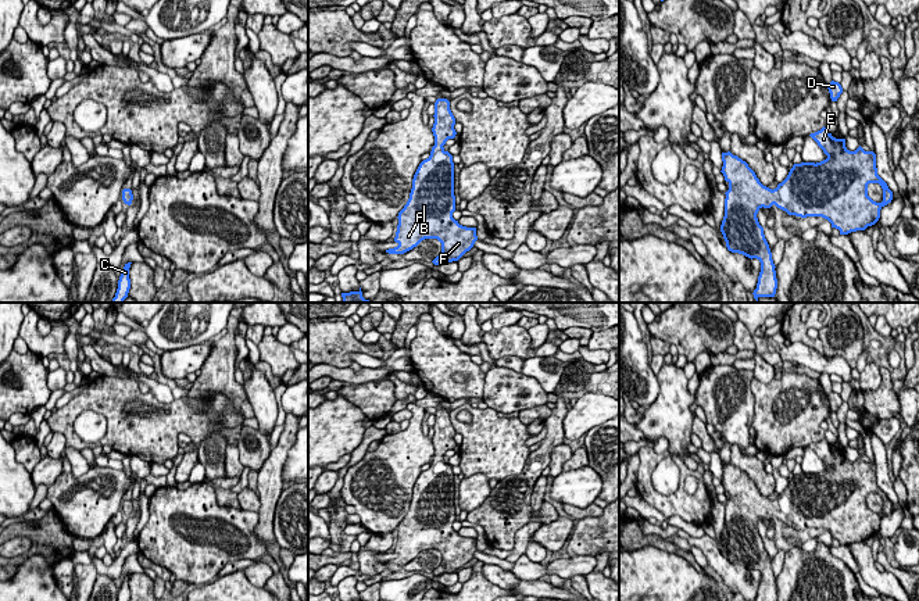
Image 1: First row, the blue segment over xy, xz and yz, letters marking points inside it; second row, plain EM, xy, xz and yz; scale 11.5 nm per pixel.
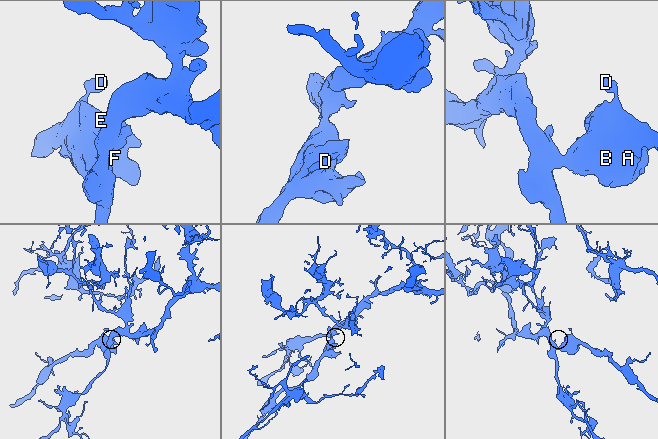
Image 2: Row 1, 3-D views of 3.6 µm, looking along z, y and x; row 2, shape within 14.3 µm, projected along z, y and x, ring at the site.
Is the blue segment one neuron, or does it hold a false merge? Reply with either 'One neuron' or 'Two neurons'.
One neuron

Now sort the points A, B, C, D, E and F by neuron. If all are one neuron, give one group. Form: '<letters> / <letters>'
A B C D E F

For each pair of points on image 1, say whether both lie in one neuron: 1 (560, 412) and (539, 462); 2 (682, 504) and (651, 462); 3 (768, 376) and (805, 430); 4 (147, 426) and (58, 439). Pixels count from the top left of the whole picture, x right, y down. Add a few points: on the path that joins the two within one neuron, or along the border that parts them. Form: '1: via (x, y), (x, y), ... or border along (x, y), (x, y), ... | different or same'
1: via (554, 425), (554, 437), (544, 450) | same
2: via (667, 504), (658, 501), (646, 489), (646, 478) | same
3: border along (754, 378), (764, 383), (769, 383), (773, 379) | different
4: border along (54, 430), (64, 436), (67, 444) | different

